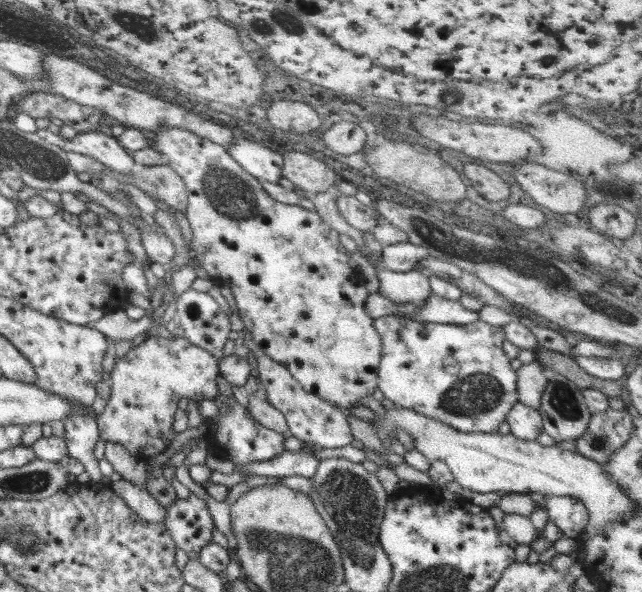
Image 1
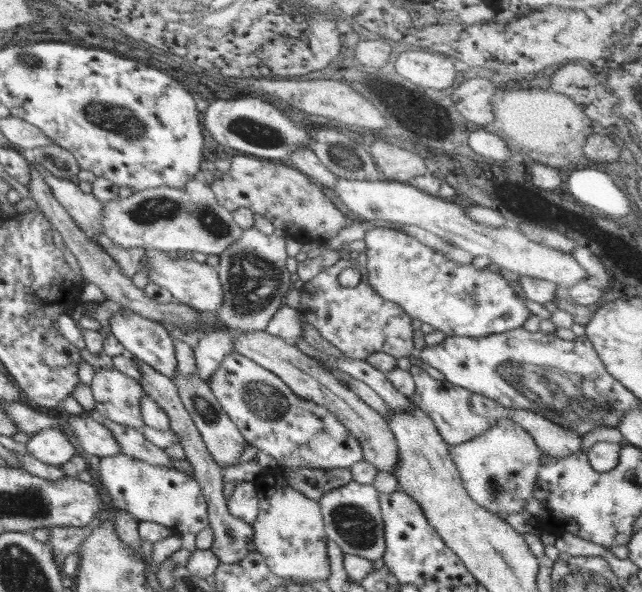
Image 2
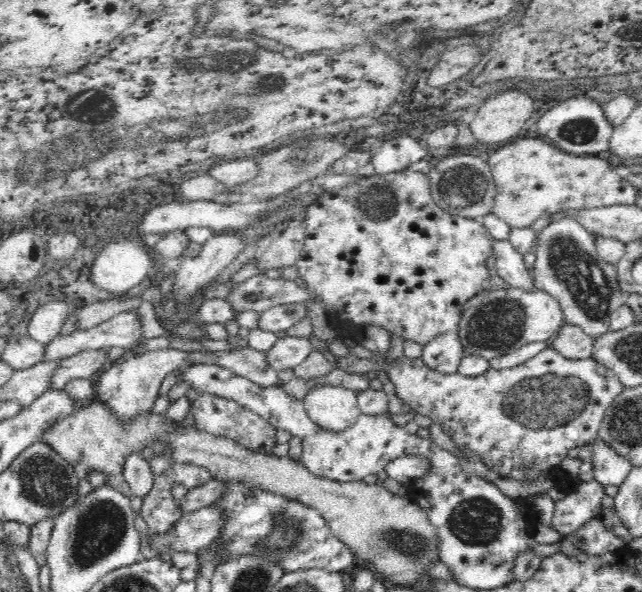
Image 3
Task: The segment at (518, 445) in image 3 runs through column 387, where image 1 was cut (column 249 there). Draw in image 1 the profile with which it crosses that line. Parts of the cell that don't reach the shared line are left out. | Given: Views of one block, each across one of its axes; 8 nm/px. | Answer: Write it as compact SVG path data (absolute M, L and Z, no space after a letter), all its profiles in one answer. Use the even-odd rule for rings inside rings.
M175 334L175 337L172 339L160 337L160 336L148 336L145 341L141 344L138 344L136 348L132 348L124 358L116 358L114 362L114 370L110 372L110 383L111 383L111 393L109 398L107 399L107 404L104 408L104 412L102 414L97 415L96 422L97 427L99 430L99 438L102 440L106 440L108 442L116 442L116 444L120 444L120 446L124 447L128 450L128 453L132 454L134 458L145 459L148 460L149 458L154 458L154 455L160 454L165 451L166 446L174 440L174 434L172 433L172 422L174 420L174 414L176 409L178 408L179 400L184 397L187 399L195 399L196 401L200 399L212 399L218 393L217 392L217 384L216 384L216 377L223 376L226 378L232 386L242 386L242 385L249 385L253 382L252 377L250 375L250 367L249 363L247 362L247 358L241 358L240 356L236 356L232 354L231 356L222 358L220 361L216 361L212 354L209 354L206 350L195 346L192 344L190 340L188 340L184 335L179 336Z

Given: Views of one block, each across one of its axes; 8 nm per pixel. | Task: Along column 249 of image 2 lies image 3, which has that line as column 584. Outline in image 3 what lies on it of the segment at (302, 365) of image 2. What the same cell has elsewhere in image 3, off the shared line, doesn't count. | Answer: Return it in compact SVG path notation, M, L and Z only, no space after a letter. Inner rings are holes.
M565 322L553 341L553 348L567 360L592 358L594 341L582 327Z

